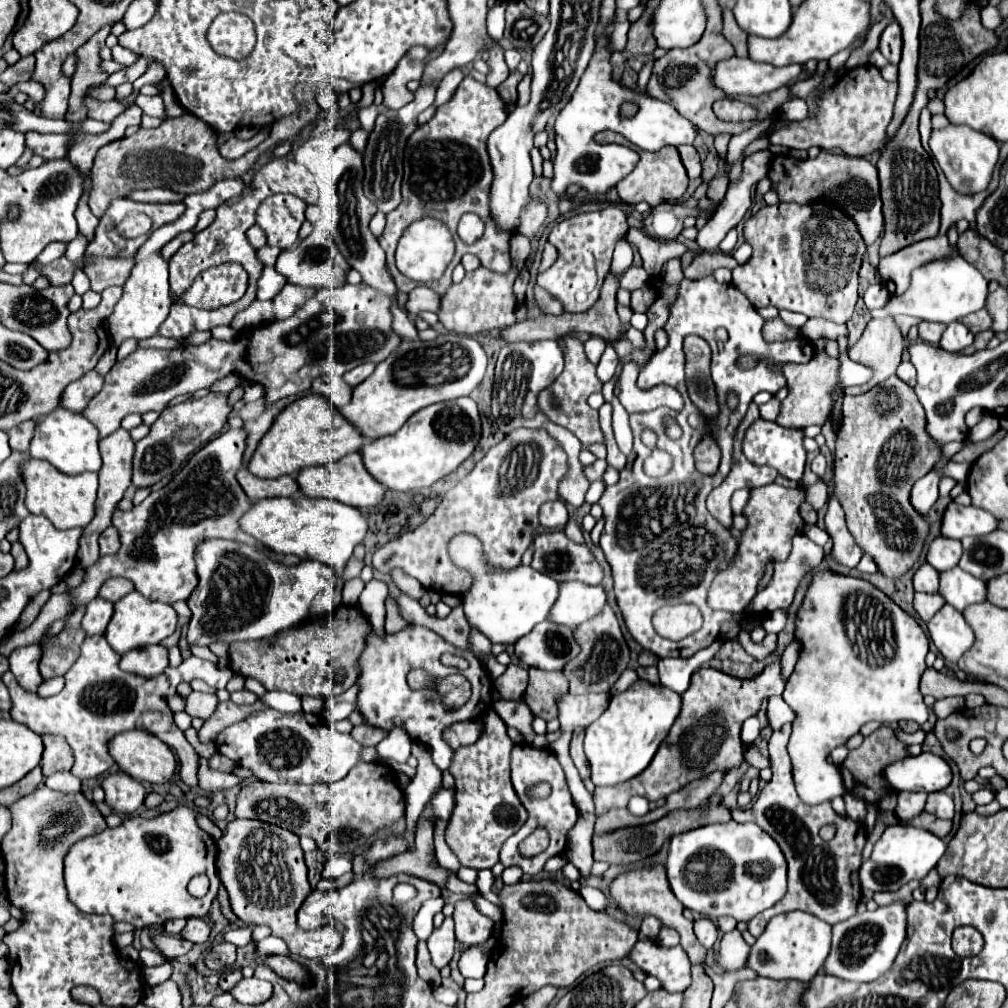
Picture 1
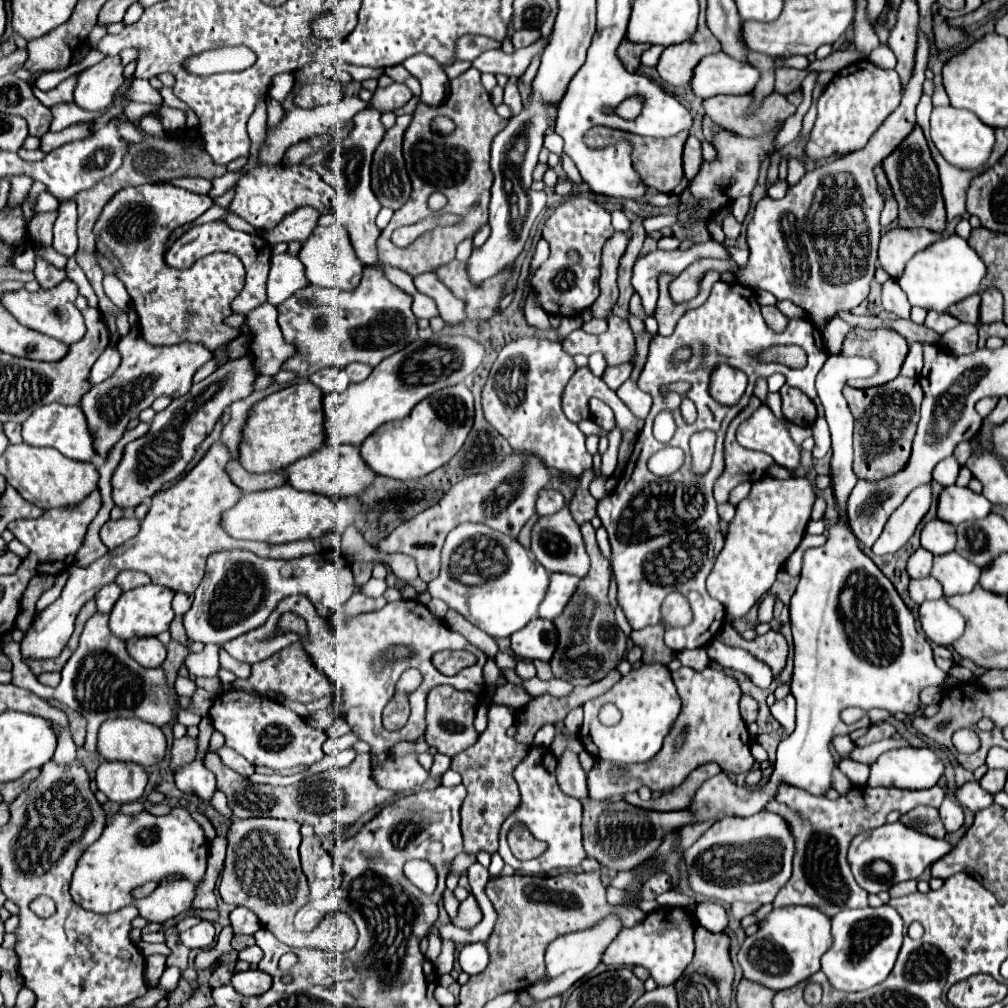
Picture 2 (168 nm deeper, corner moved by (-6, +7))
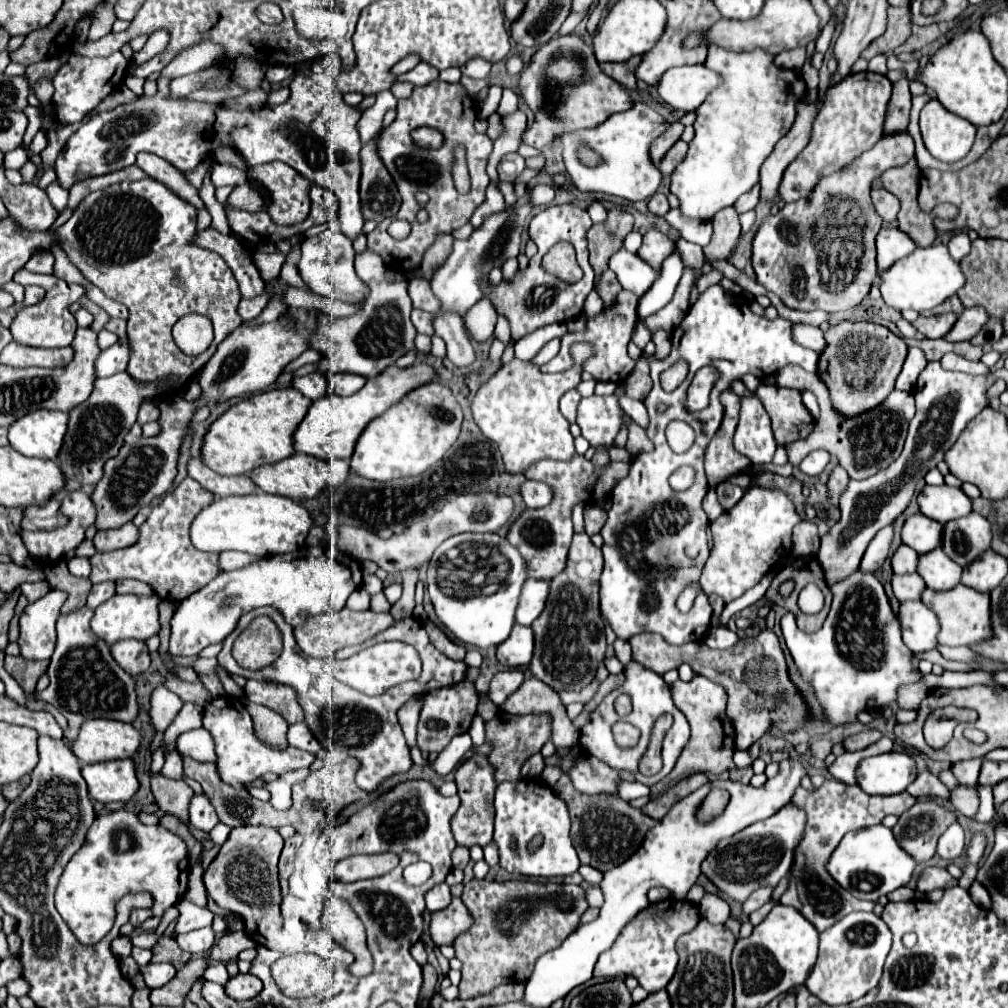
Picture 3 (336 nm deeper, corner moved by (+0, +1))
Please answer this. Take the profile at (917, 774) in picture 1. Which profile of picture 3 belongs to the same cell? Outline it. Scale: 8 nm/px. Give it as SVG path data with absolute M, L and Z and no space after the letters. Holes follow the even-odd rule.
M888 752L860 760L856 782L868 794L898 794L916 778L914 760L908 754Z

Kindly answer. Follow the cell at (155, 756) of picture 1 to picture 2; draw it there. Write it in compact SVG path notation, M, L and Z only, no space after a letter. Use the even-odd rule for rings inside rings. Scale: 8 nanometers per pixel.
M116 718L106 720L106 724L100 726L98 732L98 754L106 760L120 760L120 762L136 762L140 766L154 766L164 760L168 752L166 736L158 726L152 726L148 722L136 720L136 718Z

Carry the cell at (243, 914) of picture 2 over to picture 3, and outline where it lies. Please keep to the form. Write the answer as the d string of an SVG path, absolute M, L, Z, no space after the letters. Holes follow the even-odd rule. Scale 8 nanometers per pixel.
M192 958L188 964L184 964L184 968L178 970L178 974L166 986L150 992L150 1002L154 1006L182 1006L194 980L202 978L206 966L206 958Z

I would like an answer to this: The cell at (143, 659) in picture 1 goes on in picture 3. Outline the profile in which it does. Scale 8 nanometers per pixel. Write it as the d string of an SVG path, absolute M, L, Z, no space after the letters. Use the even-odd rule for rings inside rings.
M120 640L110 646L112 658L126 670L130 676L138 676L150 666L150 654L144 642L140 640Z

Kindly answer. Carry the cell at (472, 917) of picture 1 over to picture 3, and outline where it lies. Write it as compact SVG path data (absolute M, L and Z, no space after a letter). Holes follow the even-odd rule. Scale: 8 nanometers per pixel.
M452 896L452 902L448 908L432 912L430 936L436 946L452 944L460 932L470 928L470 924L472 924L470 912L466 910L466 906L458 896Z

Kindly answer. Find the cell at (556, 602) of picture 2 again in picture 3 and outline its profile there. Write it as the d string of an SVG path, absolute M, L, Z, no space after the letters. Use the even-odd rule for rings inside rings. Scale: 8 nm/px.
M526 580L522 586L522 594L516 610L516 624L530 626L544 610L548 598L548 582L546 580Z

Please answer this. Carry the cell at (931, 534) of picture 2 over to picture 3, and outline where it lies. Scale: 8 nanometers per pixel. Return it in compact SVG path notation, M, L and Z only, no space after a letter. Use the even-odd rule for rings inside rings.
M924 514L908 516L902 526L902 542L914 548L918 554L926 554L940 546L942 538L942 524L930 520Z

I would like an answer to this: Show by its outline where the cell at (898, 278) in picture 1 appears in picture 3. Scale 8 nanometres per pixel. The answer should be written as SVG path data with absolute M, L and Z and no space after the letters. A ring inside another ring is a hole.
M882 228L876 236L876 248L878 248L878 270L886 270L896 260L910 254L916 248L916 244L908 234L904 234L898 228Z

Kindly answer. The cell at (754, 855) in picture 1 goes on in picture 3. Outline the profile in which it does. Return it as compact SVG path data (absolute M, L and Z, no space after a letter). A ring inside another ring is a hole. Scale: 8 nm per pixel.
M794 804L782 806L774 816L760 820L742 832L726 838L714 852L704 860L702 872L734 900L744 902L754 890L762 886L776 886L788 872L794 860L794 850L802 840L806 826L806 812Z

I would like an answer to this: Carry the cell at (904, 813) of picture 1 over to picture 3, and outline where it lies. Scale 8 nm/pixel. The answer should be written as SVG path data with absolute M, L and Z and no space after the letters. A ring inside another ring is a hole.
M826 778L824 784L816 790L798 788L792 796L792 802L806 810L808 822L804 838L796 848L790 888L782 894L780 902L788 906L792 904L796 910L800 910L800 914L810 920L818 932L824 932L854 910L872 910L876 906L874 902L854 898L850 892L838 886L834 878L830 878L830 874L826 872L826 862L846 832L880 824L888 814L900 816L916 804L916 798L912 798L908 792L892 796L870 796L860 786L846 786L834 778Z

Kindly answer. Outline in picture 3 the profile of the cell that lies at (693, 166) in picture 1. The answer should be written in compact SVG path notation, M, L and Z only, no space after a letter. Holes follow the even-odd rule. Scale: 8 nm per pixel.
M678 140L678 142L666 152L666 158L664 158L662 164L660 164L660 172L662 172L664 176L670 176L672 170L684 160L686 152L688 152L688 144L686 144L684 140Z

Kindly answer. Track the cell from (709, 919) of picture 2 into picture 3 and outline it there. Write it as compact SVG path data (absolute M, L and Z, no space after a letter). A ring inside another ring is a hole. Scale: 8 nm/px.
M704 894L704 898L700 900L700 914L708 922L724 924L728 920L728 916L730 916L730 906L718 894Z

